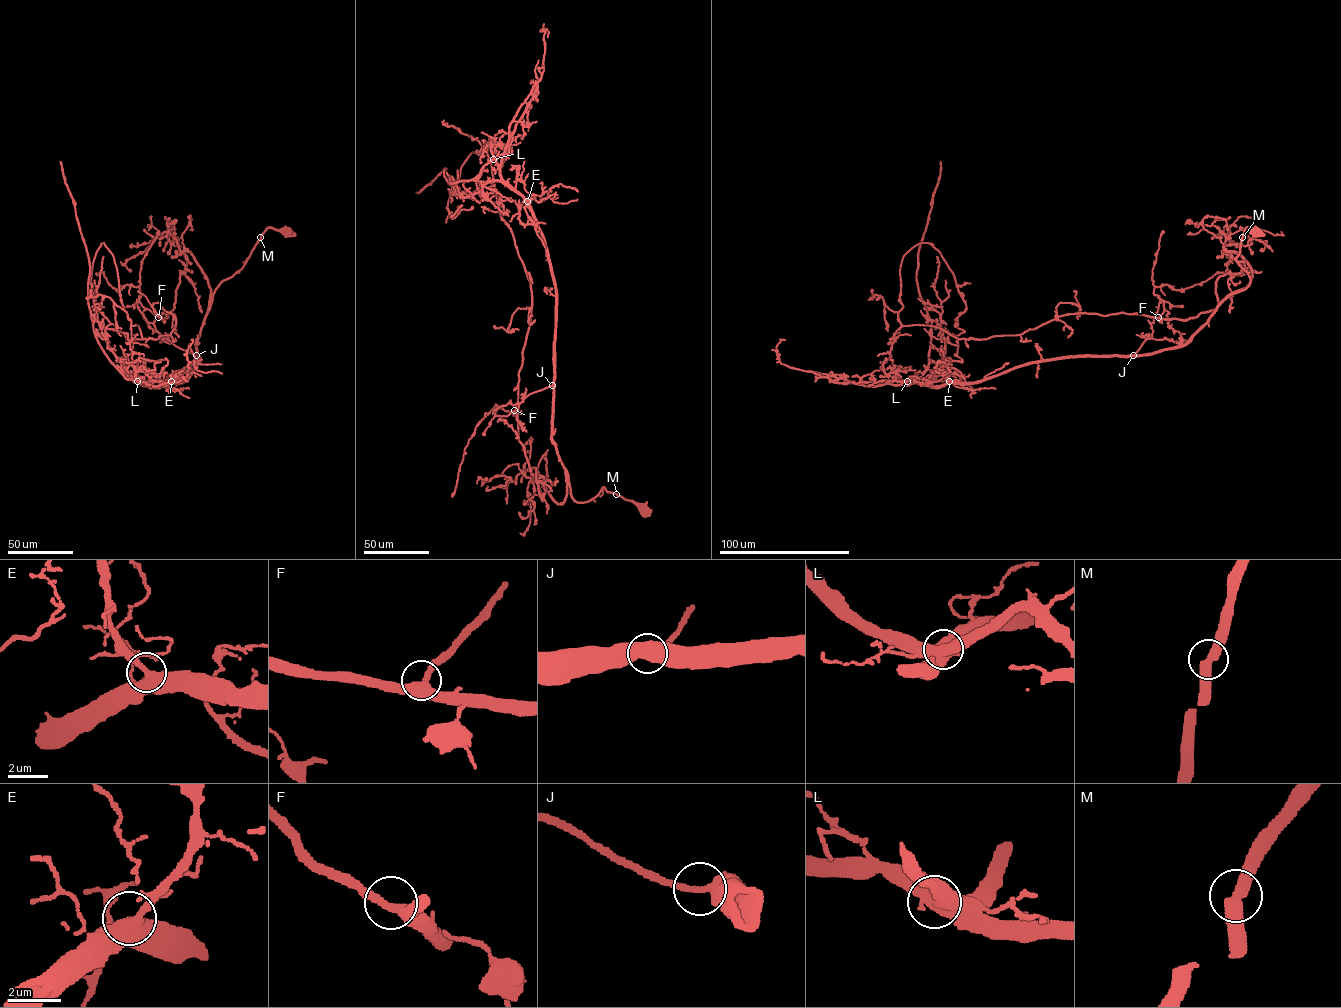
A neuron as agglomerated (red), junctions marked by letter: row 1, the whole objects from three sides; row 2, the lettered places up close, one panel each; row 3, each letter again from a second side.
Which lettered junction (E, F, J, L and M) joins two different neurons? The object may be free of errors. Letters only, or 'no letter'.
L

